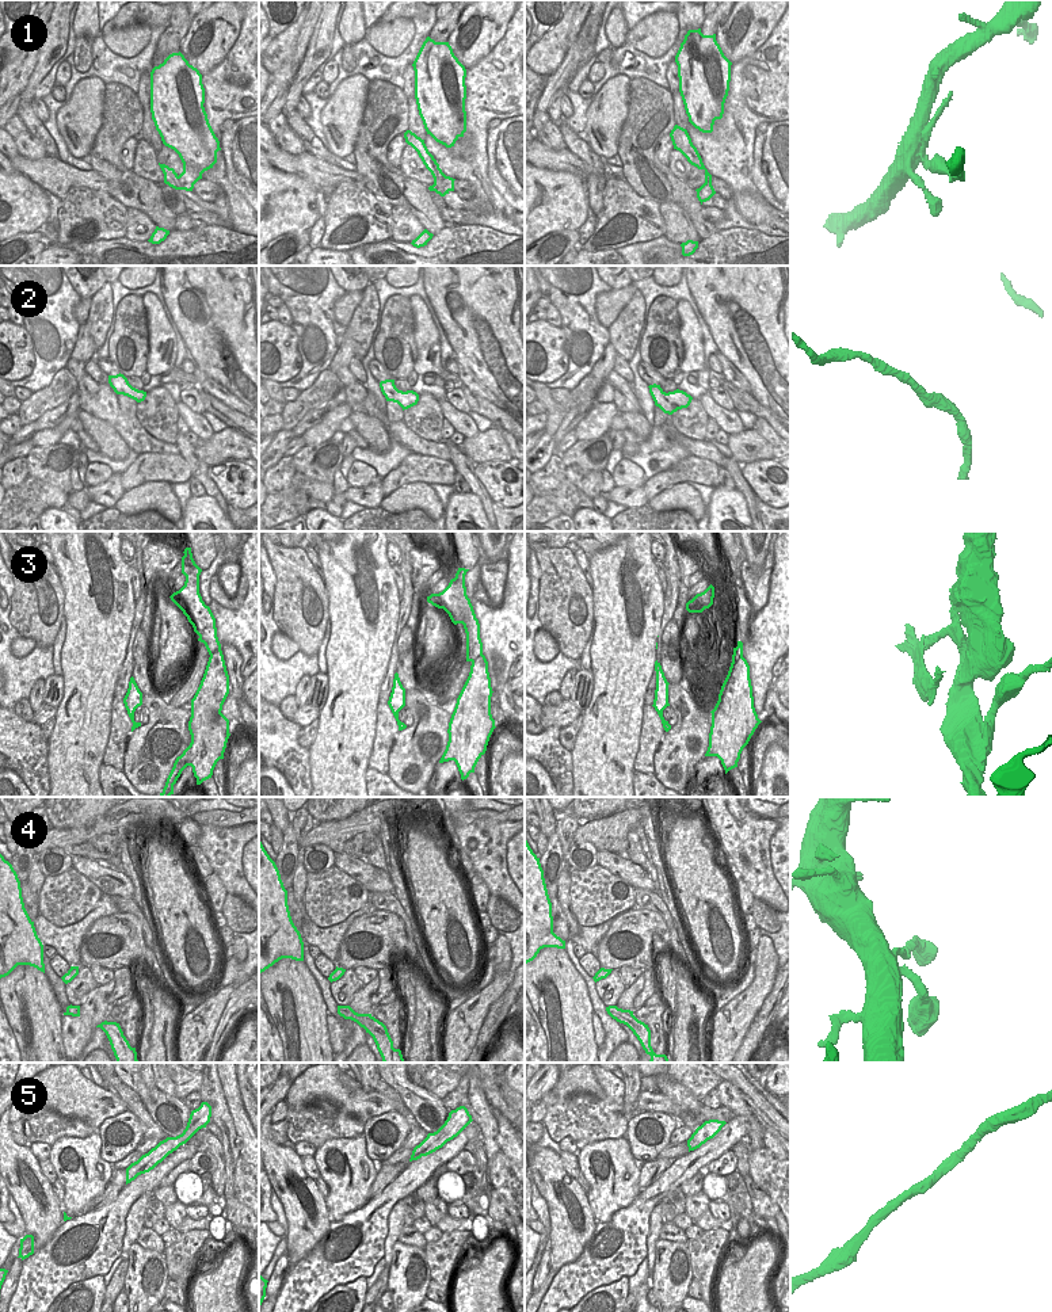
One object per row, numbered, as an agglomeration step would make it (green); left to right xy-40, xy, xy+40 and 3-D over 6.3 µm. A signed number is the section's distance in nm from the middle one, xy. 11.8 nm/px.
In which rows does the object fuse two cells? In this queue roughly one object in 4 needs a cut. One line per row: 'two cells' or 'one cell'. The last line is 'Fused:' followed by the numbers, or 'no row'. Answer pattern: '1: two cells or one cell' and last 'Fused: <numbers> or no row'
1: two cells
2: two cells
3: one cell
4: one cell
5: one cell
Fused: 1, 2

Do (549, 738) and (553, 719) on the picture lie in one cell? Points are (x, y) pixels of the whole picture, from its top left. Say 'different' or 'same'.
different

